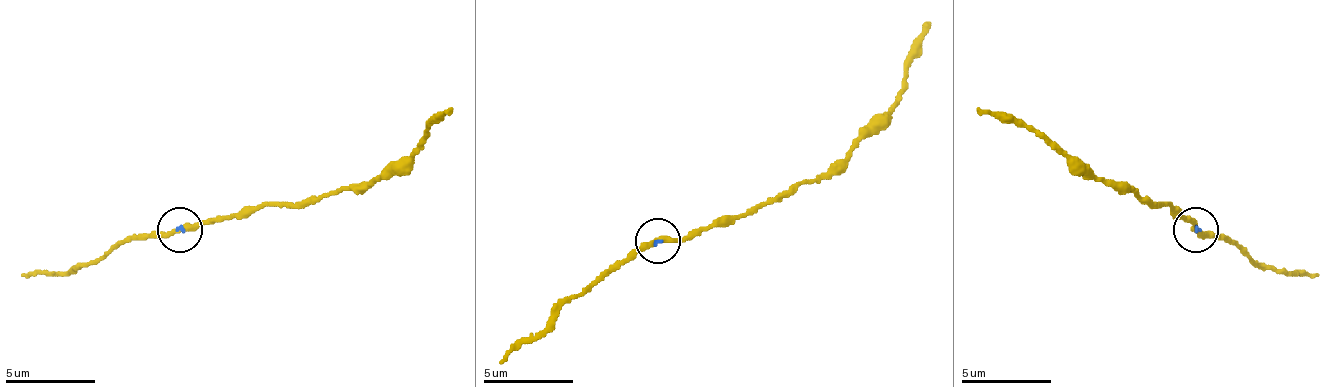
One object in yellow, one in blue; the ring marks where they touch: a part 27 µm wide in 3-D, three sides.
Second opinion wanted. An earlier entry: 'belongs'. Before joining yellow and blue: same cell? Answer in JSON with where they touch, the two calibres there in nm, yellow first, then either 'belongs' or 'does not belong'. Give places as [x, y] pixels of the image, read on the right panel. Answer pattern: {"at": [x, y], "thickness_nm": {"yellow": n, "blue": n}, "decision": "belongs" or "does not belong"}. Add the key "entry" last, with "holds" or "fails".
{"at": [1196, 230], "thickness_nm": {"yellow": 320, "blue": 150}, "decision": "belongs", "entry": "holds"}

